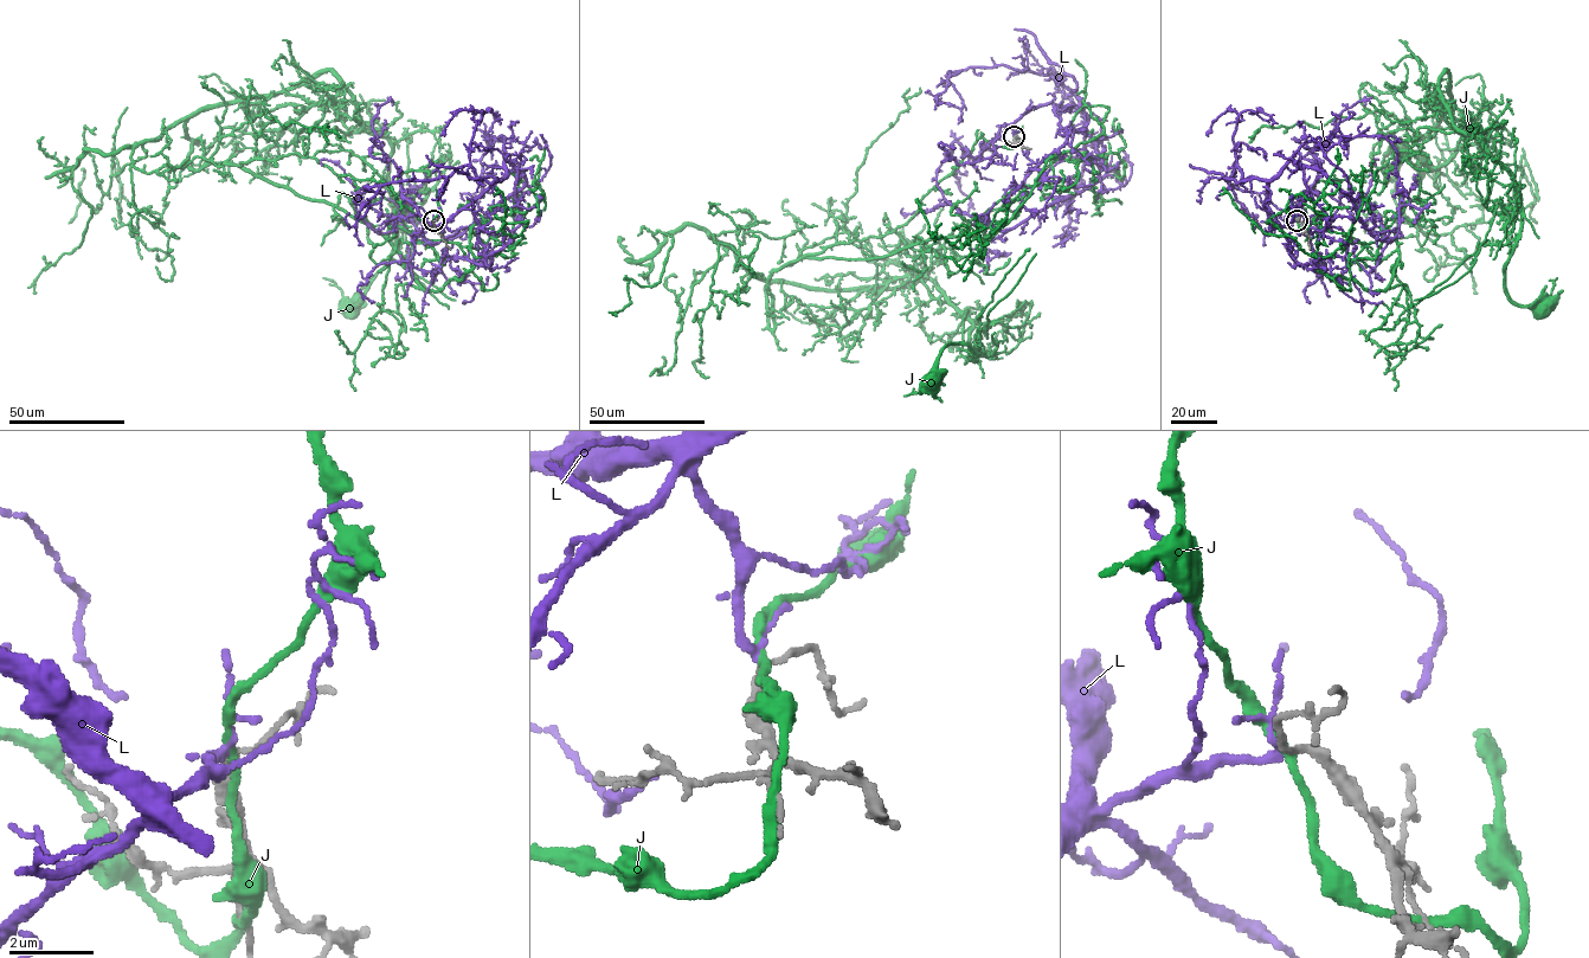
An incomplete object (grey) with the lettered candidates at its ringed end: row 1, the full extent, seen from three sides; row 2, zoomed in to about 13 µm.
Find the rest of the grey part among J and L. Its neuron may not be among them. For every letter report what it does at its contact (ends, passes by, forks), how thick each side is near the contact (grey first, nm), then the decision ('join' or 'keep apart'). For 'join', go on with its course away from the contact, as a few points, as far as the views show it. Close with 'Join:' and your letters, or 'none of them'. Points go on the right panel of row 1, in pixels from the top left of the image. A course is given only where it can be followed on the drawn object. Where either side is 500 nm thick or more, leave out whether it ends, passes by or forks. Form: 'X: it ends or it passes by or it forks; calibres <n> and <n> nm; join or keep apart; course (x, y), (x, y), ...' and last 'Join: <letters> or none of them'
J: it passes by; calibres 200 and 180 nm; keep apart
L: it forks; calibres 200 and 140 nm; join; course (1297, 220), (1278, 224), (1263, 205), (1290, 161), (1320, 169), (1391, 240), (1365, 205), (1369, 166)
Join: L

